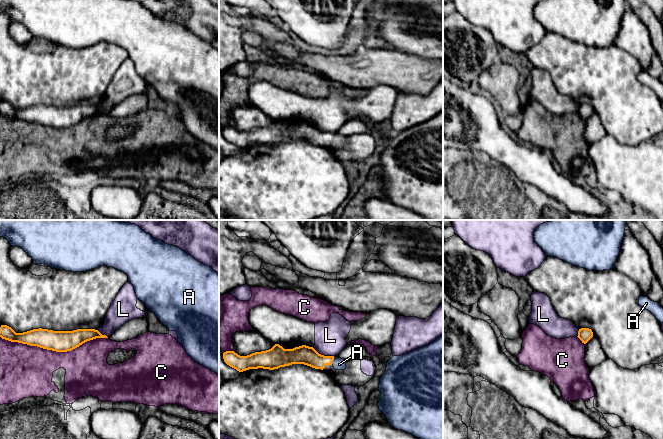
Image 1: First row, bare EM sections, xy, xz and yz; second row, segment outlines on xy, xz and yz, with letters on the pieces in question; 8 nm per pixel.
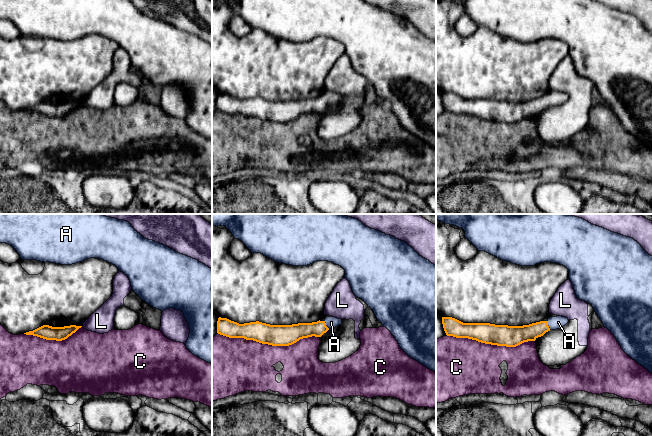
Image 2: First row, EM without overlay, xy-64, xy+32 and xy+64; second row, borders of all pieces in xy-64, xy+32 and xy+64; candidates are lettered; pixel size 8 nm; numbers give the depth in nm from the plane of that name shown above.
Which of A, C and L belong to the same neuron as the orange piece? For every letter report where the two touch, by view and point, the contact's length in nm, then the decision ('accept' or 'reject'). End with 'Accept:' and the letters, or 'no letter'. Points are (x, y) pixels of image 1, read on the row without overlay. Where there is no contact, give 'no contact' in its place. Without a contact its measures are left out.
A: contact xz (333, 135); length 80 nm; accept
C: contact xy (54, 126); length 850 nm; reject
L: contact xz (323, 131); length 190 nm; reject
Accept: A

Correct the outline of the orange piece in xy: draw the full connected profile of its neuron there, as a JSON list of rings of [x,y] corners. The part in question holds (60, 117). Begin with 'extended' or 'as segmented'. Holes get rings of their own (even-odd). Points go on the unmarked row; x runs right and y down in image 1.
as segmented; [[[1,101],[0,113],[11,118],[37,122],[56,128],[71,127],[83,119],[96,114],[108,114],[106,111],[102,111],[98,106],[95,105],[53,107],[39,104],[23,109],[16,109],[7,101]]]

